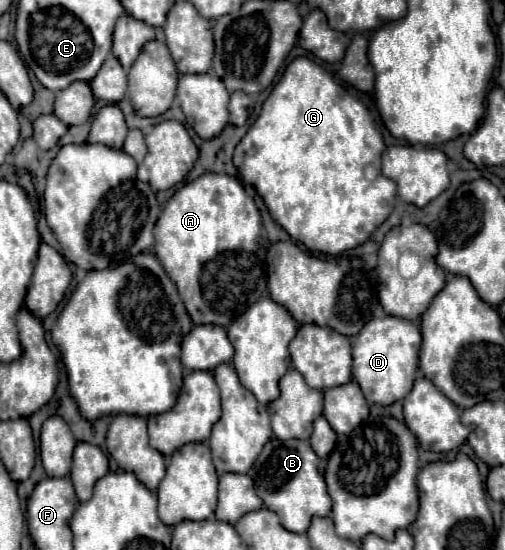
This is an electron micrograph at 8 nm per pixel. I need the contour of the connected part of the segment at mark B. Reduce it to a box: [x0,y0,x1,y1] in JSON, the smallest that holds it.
[249,438,331,534]

